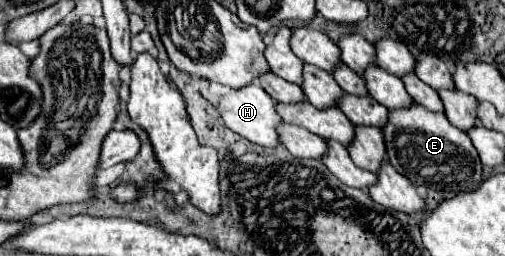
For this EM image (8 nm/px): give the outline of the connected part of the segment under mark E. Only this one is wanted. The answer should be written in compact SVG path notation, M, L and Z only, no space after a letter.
M418 103L394 109L388 113L388 123L382 127L382 135L386 141L388 161L396 171L408 177L422 195L428 187L446 195L462 193L478 187L478 181L482 181L482 163L470 143L470 137L450 125L444 113L428 111Z

